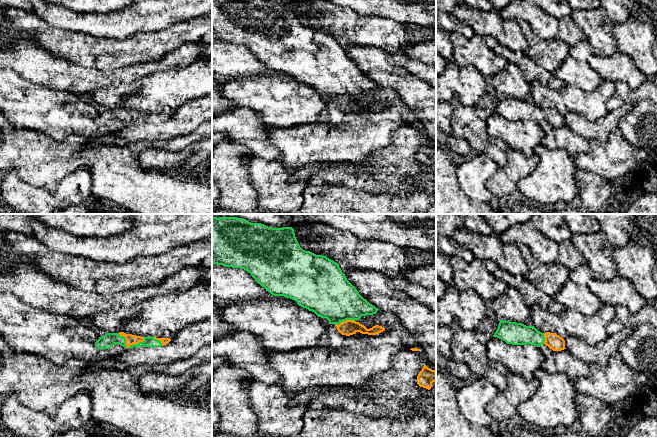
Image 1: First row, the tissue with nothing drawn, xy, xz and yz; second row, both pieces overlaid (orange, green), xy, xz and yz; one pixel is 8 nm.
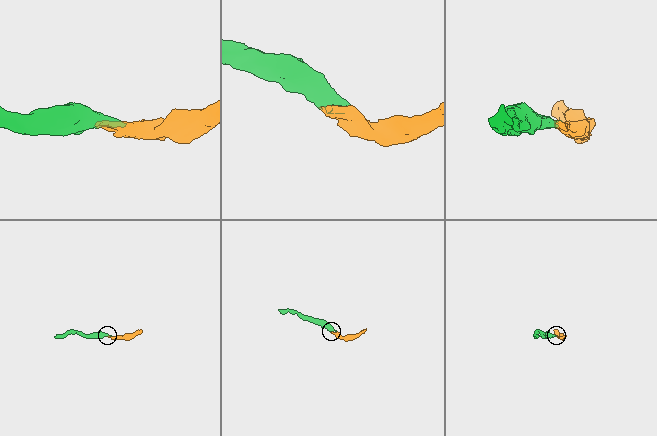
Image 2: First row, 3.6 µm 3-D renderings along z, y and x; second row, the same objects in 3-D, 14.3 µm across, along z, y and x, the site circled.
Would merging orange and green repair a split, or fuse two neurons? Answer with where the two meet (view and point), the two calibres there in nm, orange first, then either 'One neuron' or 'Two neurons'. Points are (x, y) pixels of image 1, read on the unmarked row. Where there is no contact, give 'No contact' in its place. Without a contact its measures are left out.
Touches orange at xy (128, 123). Thickness 80 nm (orange) against 80 nm. One neuron

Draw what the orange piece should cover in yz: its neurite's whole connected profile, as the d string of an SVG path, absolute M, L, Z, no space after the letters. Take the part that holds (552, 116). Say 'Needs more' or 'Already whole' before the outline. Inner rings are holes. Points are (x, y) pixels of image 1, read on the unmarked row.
Needs more. M500 96L493 113L497 113L507 120L526 121L537 123L545 120L553 127L561 127L565 124L565 116L556 109L542 109L534 102L526 102L522 99Z

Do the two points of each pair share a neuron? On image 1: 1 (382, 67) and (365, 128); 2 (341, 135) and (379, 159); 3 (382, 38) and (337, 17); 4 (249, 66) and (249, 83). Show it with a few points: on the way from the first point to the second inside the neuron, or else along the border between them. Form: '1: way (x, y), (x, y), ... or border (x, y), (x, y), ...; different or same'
1: border (379, 85), (391, 87), (400, 97); different
2: border (391, 141), (385, 147), (354, 163); different
3: way (371, 30), (359, 29), (348, 24); same
4: border (272, 71), (233, 78); different

